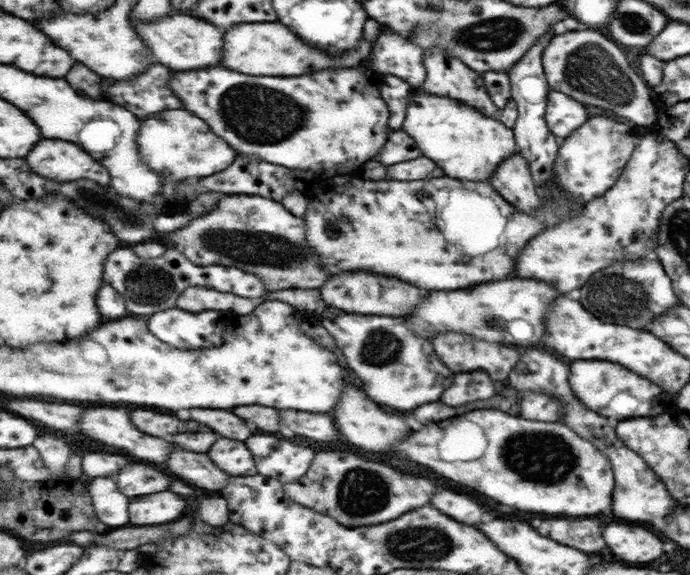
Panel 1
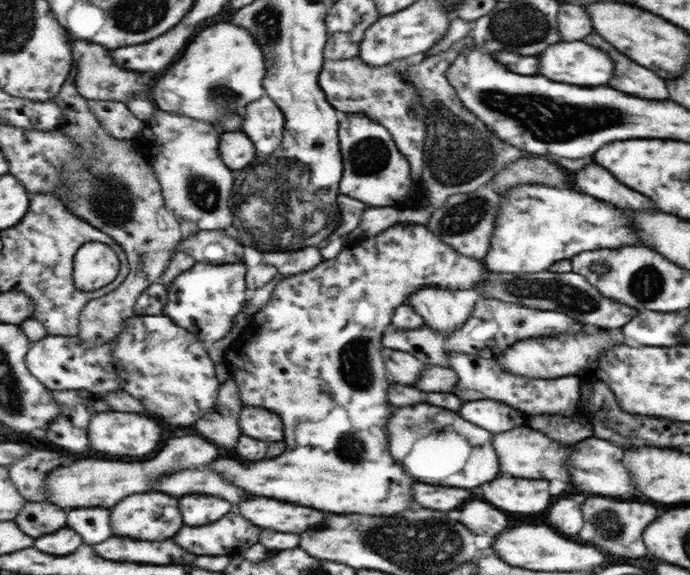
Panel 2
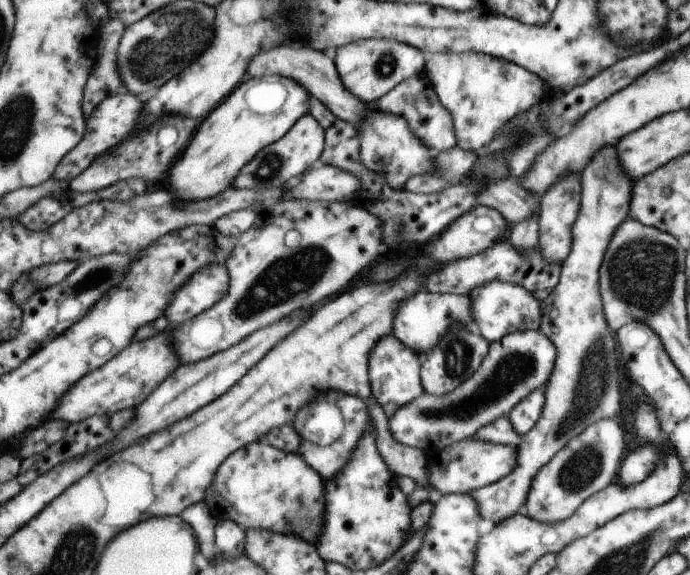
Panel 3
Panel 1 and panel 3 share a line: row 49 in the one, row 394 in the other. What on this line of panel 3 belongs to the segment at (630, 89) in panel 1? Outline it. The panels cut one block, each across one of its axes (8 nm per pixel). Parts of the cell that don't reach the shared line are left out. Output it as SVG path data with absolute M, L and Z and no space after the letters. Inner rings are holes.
M603 146L599 152L595 152L595 156L591 156L591 164L583 168L583 212L579 212L579 224L574 224L571 256L563 260L555 288L541 302L543 304L543 324L539 330L547 332L553 344L559 344L554 368L551 368L546 386L542 389L546 400L543 402L541 415L534 427L521 436L519 444L515 447L518 450L518 463L515 464L514 470L493 484L466 493L477 502L481 517L490 520L494 525L513 516L515 512L522 512L529 484L537 474L537 470L543 464L547 464L555 452L565 447L566 443L574 439L577 434L581 434L587 426L595 424L597 420L615 419L615 414L619 412L619 382L617 382L617 358L615 358L617 346L613 342L610 326L607 326L606 318L599 310L601 308L601 300L599 300L601 289L598 287L598 271L602 266L603 256L606 254L611 236L629 214L630 198L631 182L621 174L617 160L615 160L615 150L611 146Z

